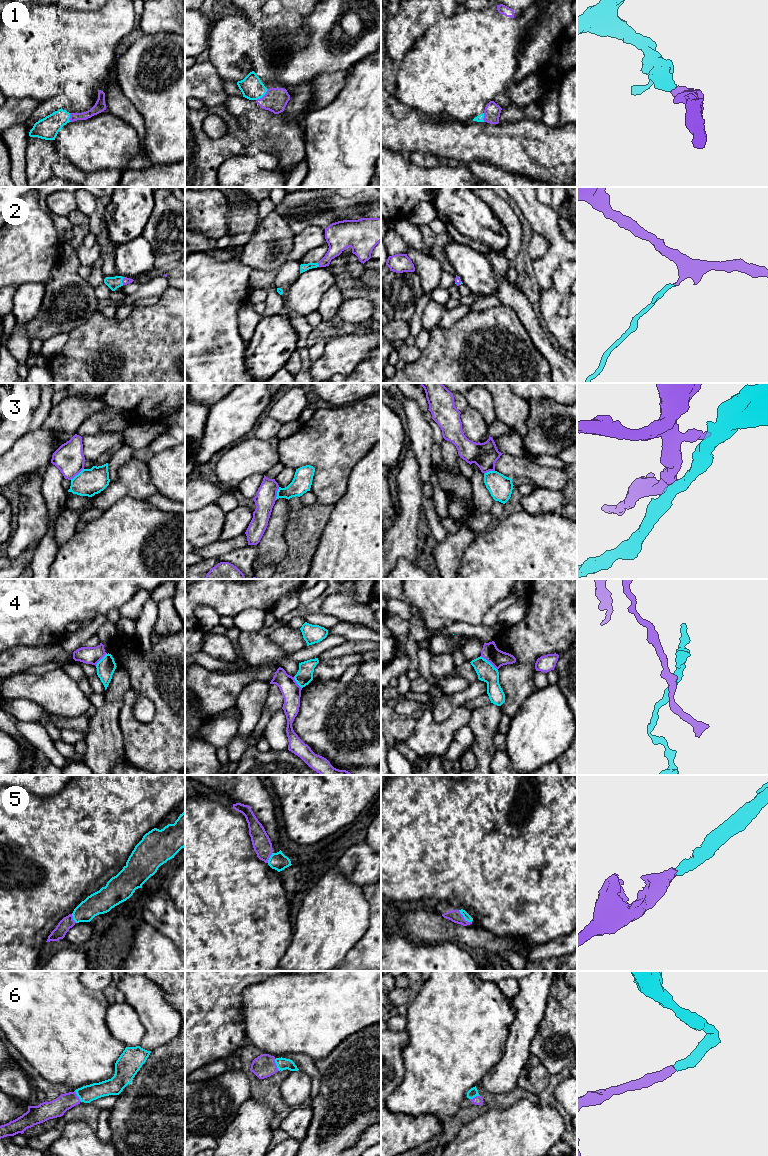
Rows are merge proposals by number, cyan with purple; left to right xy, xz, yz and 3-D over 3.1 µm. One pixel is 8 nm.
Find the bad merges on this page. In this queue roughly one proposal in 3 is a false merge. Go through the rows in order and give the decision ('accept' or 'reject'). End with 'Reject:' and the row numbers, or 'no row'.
1: accept
2: reject
3: reject
4: reject
5: accept
6: accept
Reject: 2, 3, 4

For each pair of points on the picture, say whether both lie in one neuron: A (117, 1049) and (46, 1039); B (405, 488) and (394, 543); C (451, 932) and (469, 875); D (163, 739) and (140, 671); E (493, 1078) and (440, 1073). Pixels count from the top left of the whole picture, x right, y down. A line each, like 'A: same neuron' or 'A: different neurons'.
A: same neuron
B: same neuron
C: different neurons
D: same neuron
E: different neurons

